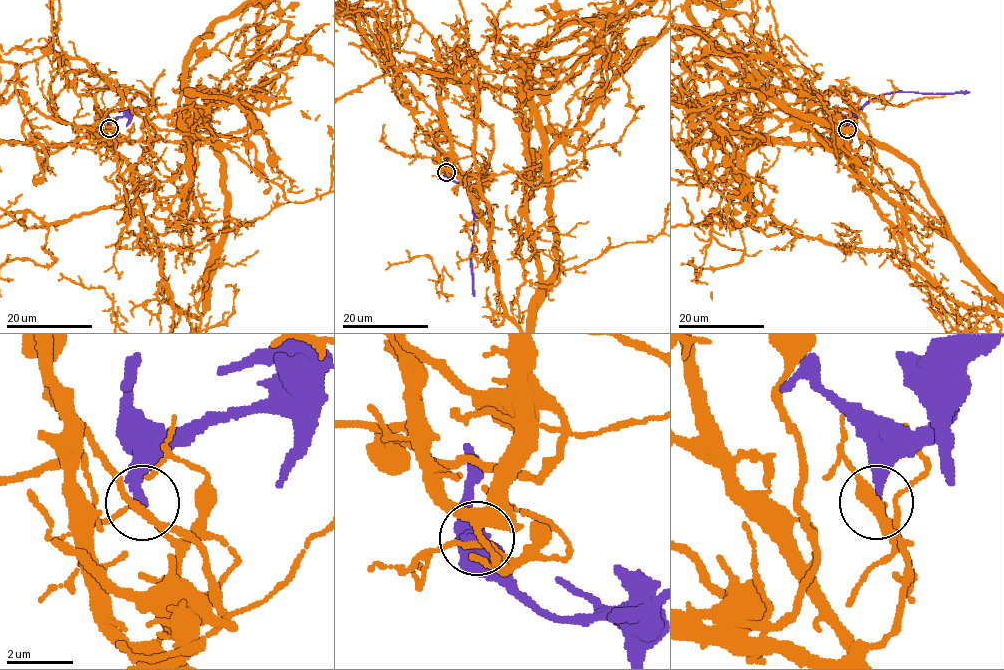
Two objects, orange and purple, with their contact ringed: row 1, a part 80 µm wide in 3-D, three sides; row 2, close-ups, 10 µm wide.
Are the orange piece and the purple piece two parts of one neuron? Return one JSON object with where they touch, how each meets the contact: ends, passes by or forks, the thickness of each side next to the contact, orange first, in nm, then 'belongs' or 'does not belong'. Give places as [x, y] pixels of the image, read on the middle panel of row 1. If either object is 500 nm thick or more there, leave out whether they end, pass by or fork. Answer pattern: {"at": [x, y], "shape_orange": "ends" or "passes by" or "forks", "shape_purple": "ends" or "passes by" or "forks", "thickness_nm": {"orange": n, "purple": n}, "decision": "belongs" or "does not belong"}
{"at": [446, 172], "shape_orange": "passes by", "shape_purple": "ends", "thickness_nm": {"orange": 130, "purple": 280}, "decision": "does not belong"}

